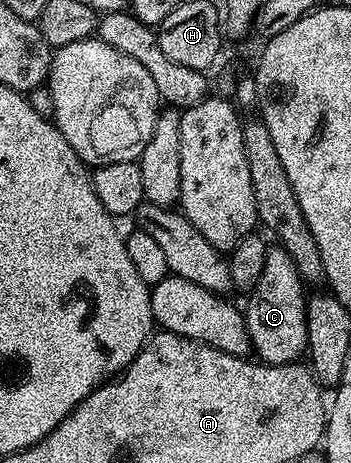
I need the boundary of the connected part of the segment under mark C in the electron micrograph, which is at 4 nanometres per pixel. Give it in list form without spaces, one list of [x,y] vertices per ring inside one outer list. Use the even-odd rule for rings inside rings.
[[[281,248],[267,249],[264,273],[260,275],[260,280],[256,280],[256,288],[249,291],[250,303],[244,306],[250,345],[265,365],[279,366],[303,357],[306,350],[307,297],[302,277],[288,252]]]

